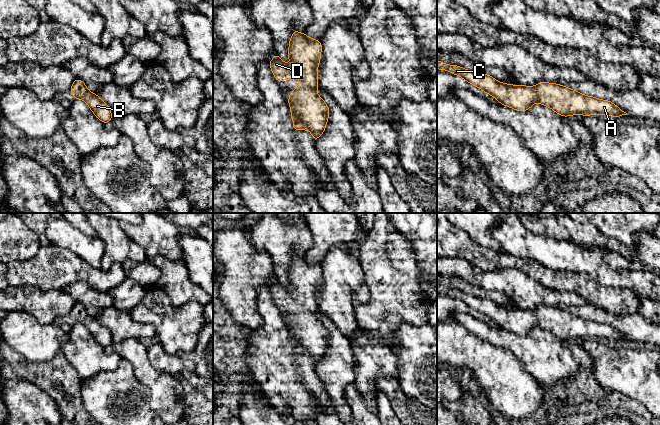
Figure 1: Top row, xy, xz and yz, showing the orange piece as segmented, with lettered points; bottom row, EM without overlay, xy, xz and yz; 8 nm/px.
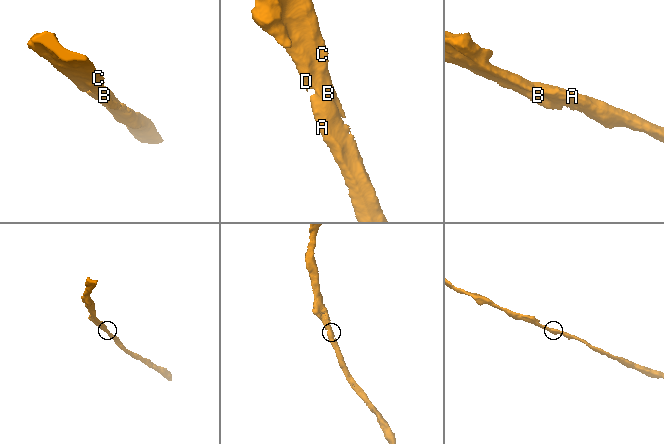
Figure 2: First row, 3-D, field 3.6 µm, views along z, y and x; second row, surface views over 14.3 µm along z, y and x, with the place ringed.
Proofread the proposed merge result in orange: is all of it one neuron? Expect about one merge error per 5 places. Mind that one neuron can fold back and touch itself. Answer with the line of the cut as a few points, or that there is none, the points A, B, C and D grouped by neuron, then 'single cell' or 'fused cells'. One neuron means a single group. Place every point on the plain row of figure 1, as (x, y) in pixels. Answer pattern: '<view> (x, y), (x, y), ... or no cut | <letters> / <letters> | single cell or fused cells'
no cut | A B C D | single cell

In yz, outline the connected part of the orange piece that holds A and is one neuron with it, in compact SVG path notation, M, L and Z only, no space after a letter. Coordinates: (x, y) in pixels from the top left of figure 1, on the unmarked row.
M437 284L437 293L447 294L462 301L468 307L497 323L500 328L517 335L527 335L534 327L539 326L561 341L576 338L583 340L605 338L617 342L628 339L609 324L583 319L560 308L539 306L533 311L520 308L510 309L499 306L490 299L478 298L439 284Z

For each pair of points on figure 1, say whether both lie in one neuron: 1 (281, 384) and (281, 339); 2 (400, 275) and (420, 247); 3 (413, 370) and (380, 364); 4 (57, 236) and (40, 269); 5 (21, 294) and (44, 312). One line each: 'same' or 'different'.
1: same
2: different
3: different
4: different
5: same

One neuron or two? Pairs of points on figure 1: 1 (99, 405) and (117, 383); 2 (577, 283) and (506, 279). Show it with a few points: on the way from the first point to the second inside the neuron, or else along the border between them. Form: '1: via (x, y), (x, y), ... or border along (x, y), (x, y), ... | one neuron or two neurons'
1: via (104, 400), (113, 388) | one neuron
2: border along (515, 268), (541, 285), (557, 290) | two neurons

